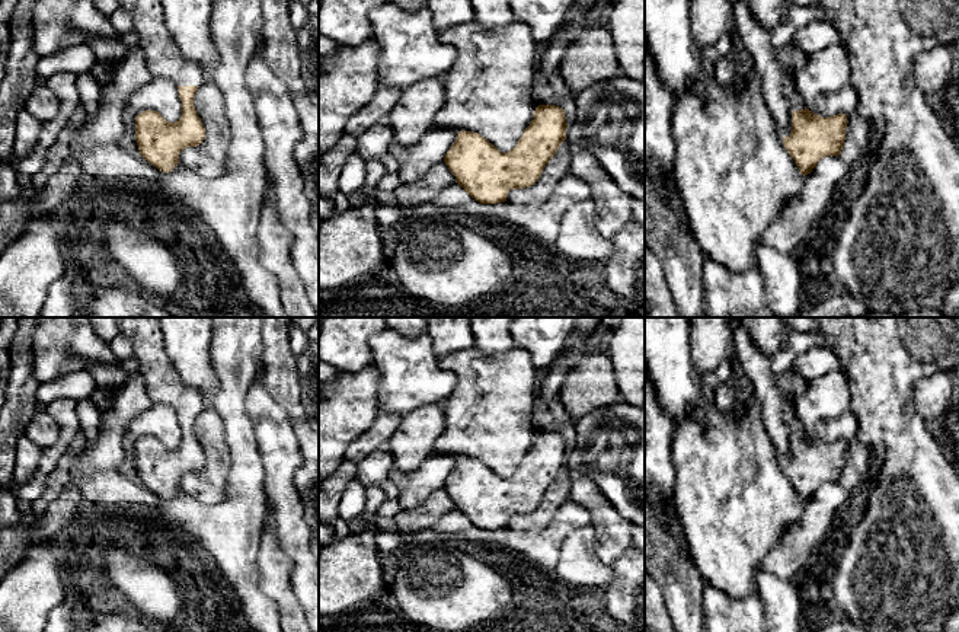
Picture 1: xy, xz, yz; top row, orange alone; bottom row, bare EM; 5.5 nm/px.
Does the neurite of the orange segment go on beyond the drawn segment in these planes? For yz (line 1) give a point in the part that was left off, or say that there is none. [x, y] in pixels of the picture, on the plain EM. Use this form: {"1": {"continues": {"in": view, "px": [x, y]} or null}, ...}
{"1": {"continues": {"in": "yz", "px": [790, 385]}}}

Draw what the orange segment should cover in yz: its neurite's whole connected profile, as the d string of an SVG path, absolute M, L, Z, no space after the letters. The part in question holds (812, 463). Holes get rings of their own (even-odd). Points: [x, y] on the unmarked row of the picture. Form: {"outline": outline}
{"outline": "M793 367L776 377L776 383L784 403L784 421L795 437L792 440L792 460L783 465L783 470L805 502L822 483L841 481L847 441L822 444L805 432L793 402L806 390L809 382L800 377Z"}

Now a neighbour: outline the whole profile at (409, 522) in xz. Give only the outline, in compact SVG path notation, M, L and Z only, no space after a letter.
M445 488L437 489L423 502L410 510L400 510L396 516L396 524L402 533L405 546L396 555L412 545L412 537L418 532L435 526L444 516L455 510L455 502L451 499Z

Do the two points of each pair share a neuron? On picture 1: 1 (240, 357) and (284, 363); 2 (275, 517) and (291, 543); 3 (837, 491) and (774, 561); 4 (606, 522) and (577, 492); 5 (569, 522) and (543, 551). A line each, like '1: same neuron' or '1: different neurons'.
1: different neurons
2: same neuron
3: same neuron
4: same neuron
5: same neuron

